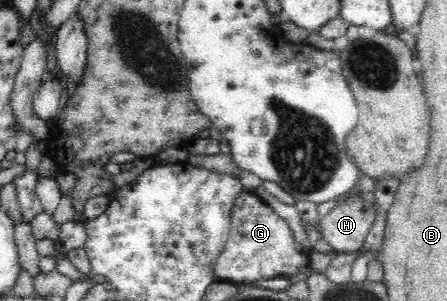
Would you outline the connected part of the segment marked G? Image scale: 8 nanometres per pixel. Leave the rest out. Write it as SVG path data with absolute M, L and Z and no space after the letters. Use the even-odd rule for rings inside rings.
M243 191L234 201L230 235L225 248L220 251L214 279L234 284L253 284L275 277L290 278L303 273L310 265L310 256L294 239L292 229L259 196Z

